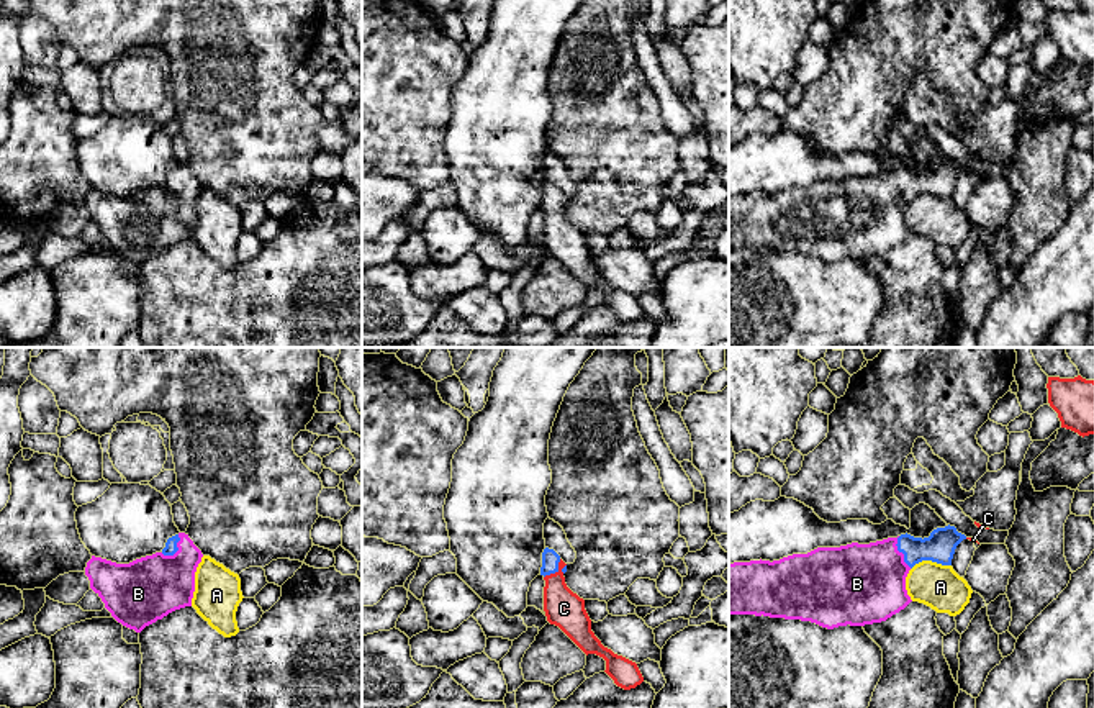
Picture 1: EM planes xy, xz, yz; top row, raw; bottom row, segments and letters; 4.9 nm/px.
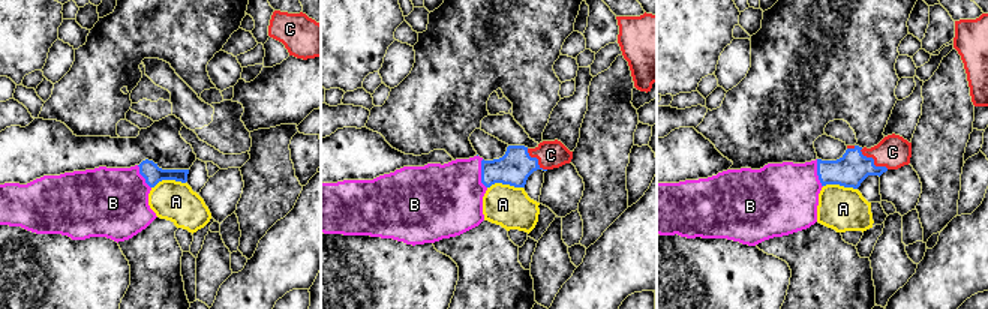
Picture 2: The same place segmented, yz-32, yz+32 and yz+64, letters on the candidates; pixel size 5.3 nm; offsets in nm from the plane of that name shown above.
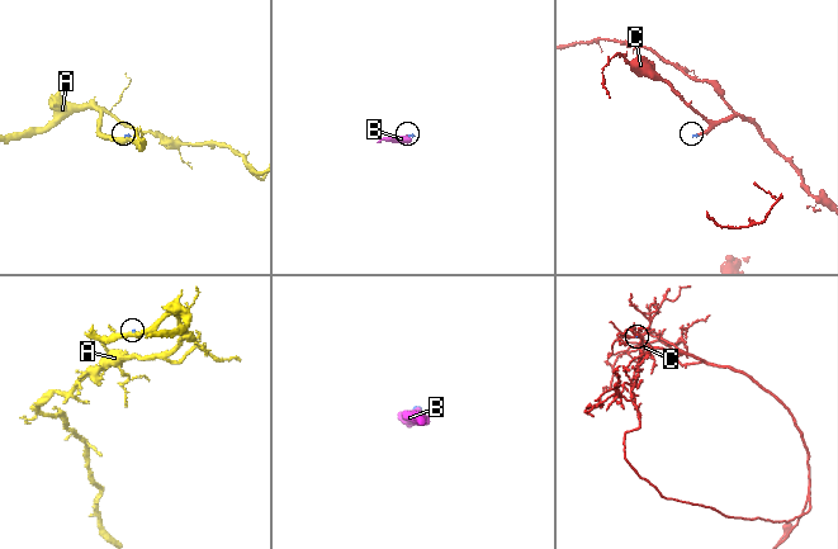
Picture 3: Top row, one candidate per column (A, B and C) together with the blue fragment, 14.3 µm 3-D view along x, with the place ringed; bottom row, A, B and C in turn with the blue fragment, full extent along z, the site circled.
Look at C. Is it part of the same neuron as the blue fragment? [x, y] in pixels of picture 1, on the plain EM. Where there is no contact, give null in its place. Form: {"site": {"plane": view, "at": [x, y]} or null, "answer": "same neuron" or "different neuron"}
{"site": {"plane": "xz", "at": [554, 205]}, "answer": "same neuron"}

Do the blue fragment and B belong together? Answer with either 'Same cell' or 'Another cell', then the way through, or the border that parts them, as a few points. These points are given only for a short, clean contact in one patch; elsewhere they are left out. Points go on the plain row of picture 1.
Same cell. Path across: yz (940, 177), (937, 181), (901, 184), (862, 217)

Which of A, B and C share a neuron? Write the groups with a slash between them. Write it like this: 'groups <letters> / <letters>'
groups A / B C

